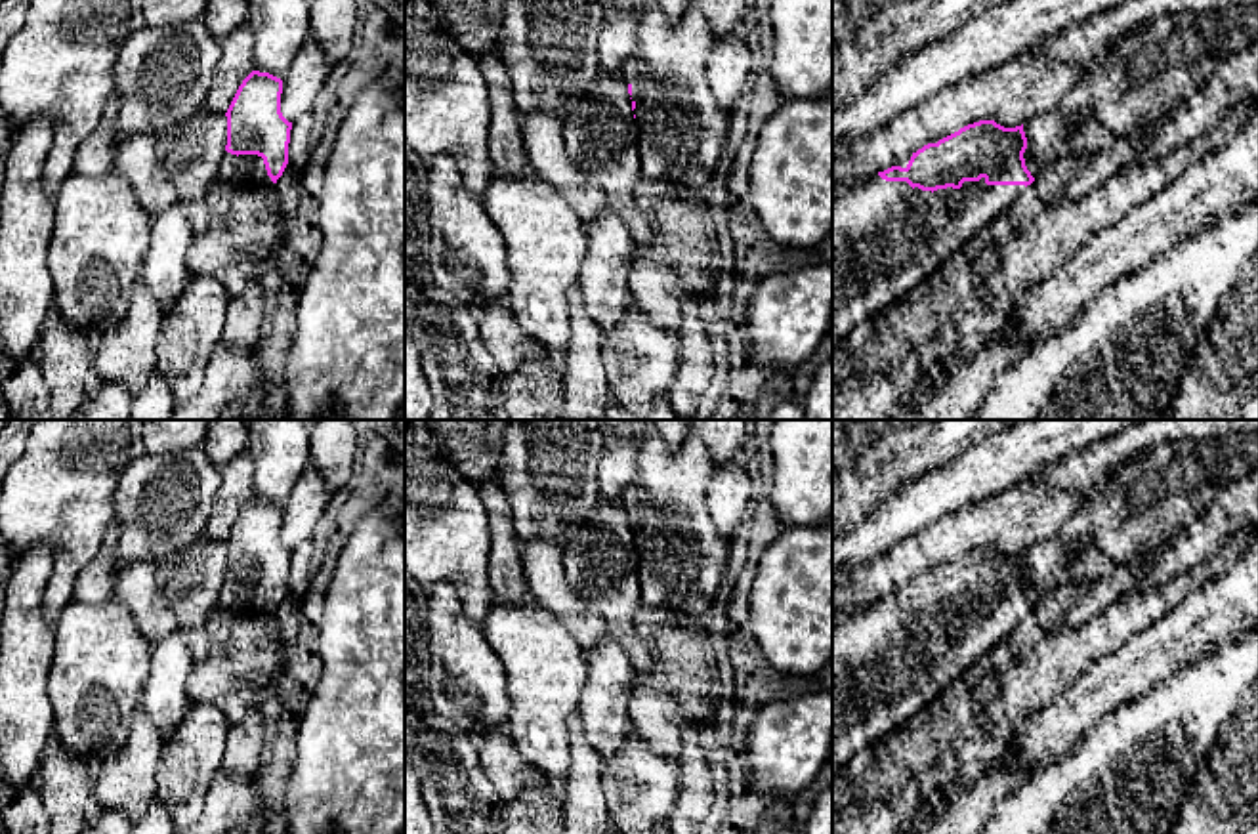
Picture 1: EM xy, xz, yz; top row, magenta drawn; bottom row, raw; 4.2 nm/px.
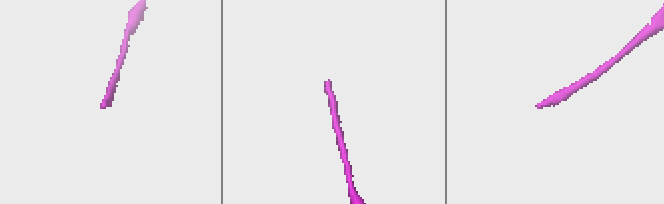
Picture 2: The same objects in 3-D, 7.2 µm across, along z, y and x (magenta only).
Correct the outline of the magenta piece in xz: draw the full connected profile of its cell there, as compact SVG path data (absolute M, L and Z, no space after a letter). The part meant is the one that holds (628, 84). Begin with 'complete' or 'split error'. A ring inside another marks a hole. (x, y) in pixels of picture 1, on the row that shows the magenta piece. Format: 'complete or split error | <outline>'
split error | M647 0L636 27L636 50L624 61L622 78L628 86L632 111L639 128L639 166L645 179L668 181L681 189L704 191L714 176L727 141L731 115L725 113L708 84L706 61L716 42L704 15L691 4L678 21L668 21L655 0Z

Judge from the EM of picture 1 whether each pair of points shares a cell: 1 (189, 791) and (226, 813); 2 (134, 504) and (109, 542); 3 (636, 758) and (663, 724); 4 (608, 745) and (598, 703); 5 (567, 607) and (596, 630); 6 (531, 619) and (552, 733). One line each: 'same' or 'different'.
1: different
2: different
3: different
4: same
5: same
6: same

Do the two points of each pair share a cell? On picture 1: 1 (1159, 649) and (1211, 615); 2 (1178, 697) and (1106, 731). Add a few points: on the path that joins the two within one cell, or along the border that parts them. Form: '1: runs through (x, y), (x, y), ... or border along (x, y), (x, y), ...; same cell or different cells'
1: runs through (1173, 642), (1197, 626); same cell
2: runs through (1161, 714), (1144, 731), (1123, 731); same cell

